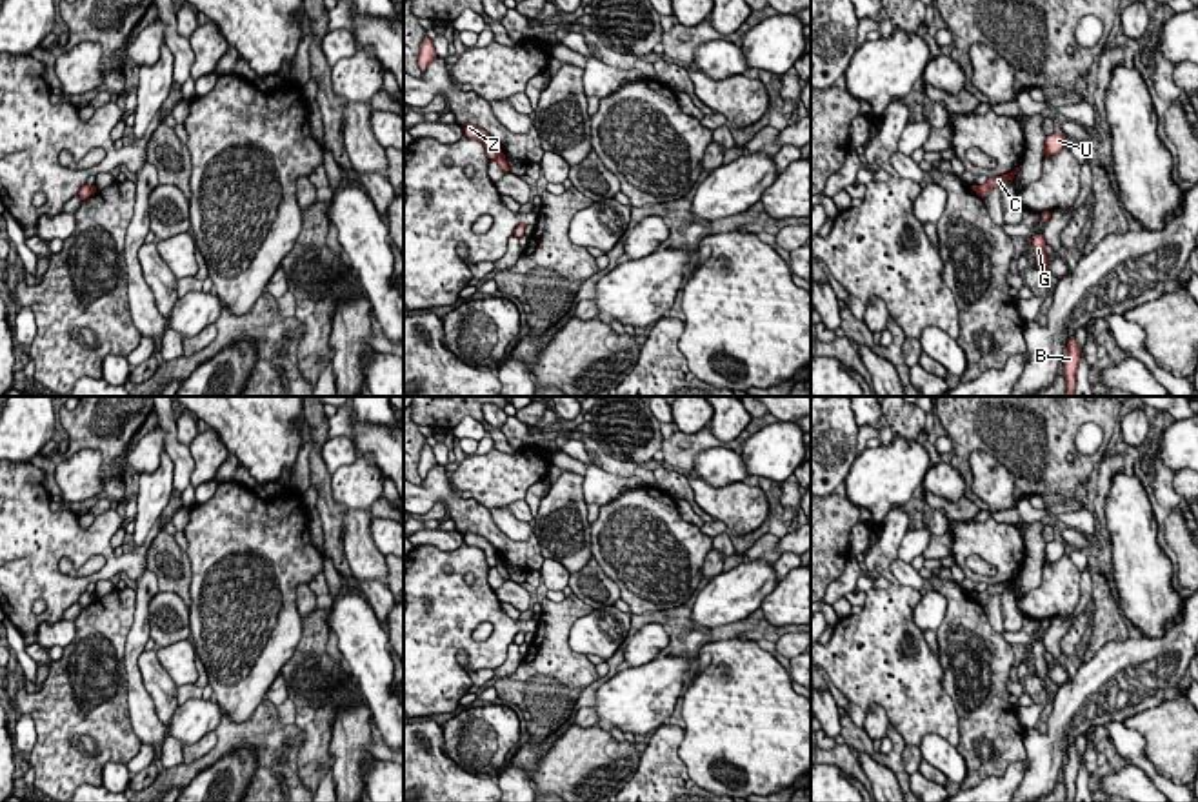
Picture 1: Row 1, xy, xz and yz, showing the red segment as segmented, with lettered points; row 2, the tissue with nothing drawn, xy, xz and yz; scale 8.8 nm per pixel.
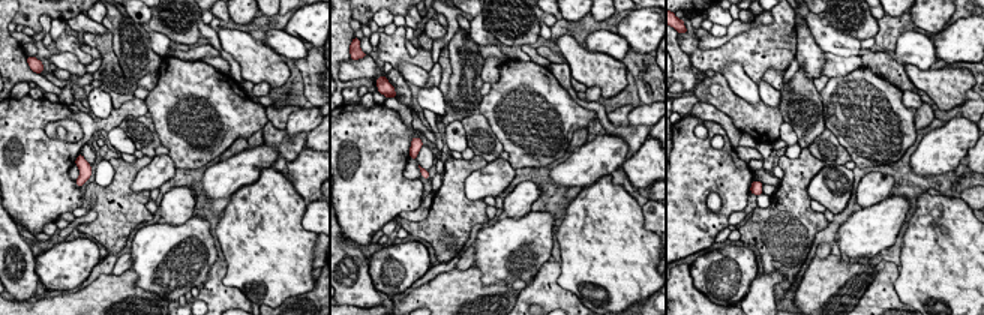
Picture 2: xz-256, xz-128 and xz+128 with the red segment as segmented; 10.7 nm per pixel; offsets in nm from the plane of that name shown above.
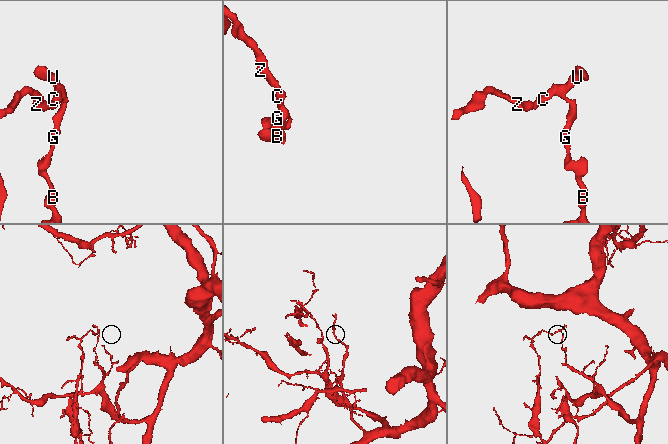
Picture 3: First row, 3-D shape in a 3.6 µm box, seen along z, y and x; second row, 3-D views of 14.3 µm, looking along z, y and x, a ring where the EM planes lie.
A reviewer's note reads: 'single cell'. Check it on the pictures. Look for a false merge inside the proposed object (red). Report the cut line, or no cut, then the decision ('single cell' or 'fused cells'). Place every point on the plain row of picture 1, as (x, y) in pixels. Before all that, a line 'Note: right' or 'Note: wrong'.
Note: wrong
xy (95, 595), (91, 601) | fused cells

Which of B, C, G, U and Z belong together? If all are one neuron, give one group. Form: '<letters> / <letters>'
B C G U / Z

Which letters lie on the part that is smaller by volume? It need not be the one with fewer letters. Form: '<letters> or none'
Z

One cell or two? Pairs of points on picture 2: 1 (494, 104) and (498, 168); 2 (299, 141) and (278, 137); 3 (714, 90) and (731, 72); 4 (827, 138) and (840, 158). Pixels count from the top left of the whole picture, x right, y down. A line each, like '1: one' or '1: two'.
1: two
2: one
3: two
4: one

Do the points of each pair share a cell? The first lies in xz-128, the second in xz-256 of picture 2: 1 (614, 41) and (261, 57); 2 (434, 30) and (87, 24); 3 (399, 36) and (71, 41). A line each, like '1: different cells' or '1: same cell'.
1: different cells
2: different cells
3: same cell

